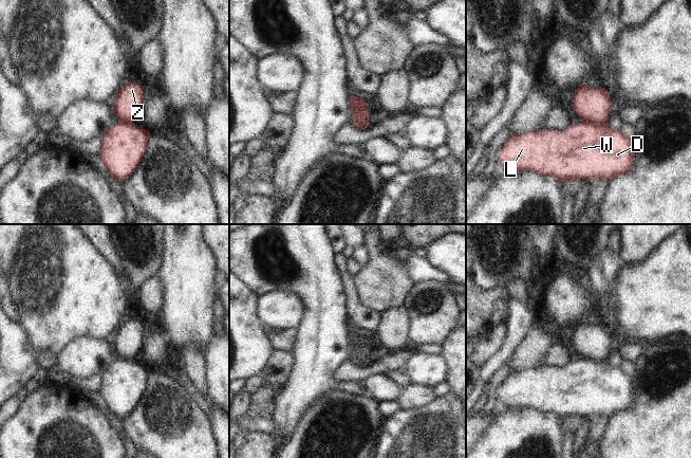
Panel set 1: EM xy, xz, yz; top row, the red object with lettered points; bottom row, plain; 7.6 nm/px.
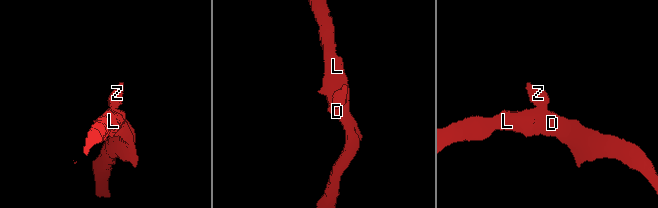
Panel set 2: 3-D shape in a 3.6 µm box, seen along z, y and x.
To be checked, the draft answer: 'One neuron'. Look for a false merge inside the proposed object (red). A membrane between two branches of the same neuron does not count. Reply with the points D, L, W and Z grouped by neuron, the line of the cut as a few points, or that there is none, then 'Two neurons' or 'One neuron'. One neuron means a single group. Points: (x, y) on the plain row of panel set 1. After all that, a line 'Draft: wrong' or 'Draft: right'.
Groups: D L W / Z. Split along yz (584, 356), (591, 360), (605, 361). Two neurons
Draft: wrong

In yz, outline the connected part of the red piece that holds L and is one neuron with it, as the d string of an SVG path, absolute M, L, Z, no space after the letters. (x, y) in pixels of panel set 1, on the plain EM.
M585 358L569 362L563 368L543 365L510 372L499 390L501 402L508 408L531 407L541 413L550 413L559 419L593 415L611 419L629 409L634 396L633 377L608 361L597 362Z

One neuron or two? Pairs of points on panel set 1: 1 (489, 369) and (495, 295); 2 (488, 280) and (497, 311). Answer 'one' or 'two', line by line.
1: two
2: two

